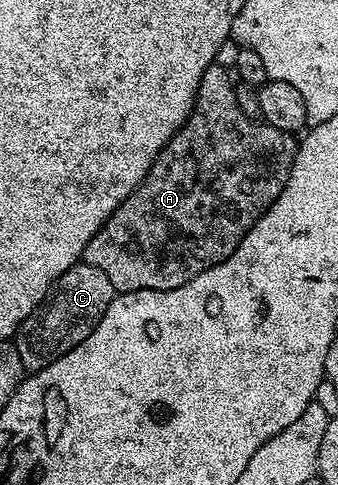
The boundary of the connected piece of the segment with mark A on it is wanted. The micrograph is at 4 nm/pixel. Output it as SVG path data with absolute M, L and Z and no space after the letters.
M213 64L208 67L208 71L204 71L204 75L200 79L200 87L196 91L194 106L188 115L186 124L178 129L174 138L162 148L160 155L152 163L146 178L135 187L132 195L128 195L128 199L124 199L124 203L120 203L120 207L116 207L114 214L104 223L104 227L100 227L100 231L96 231L96 235L92 235L88 247L82 252L82 261L104 271L104 275L108 275L108 283L112 283L112 287L118 293L131 293L141 289L175 289L188 283L188 279L196 279L196 275L224 263L224 259L228 259L228 255L232 255L236 251L236 247L242 242L244 235L248 235L251 227L261 219L264 211L268 211L268 207L272 207L272 203L280 195L280 191L284 191L284 183L288 183L288 175L292 171L294 162L295 134L285 133L261 120L254 120L244 115L240 111L239 104L236 103L235 86L236 81L229 68Z

